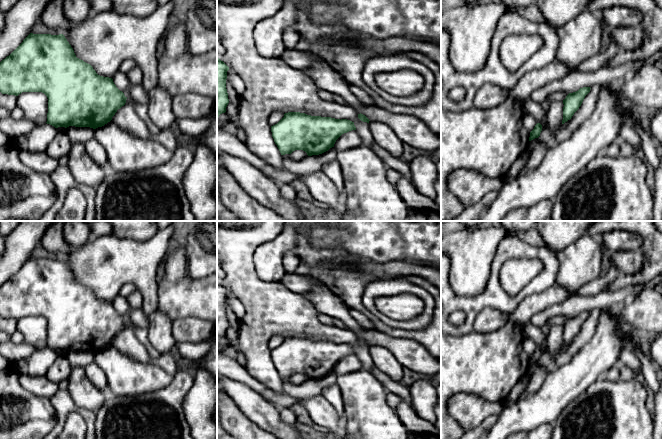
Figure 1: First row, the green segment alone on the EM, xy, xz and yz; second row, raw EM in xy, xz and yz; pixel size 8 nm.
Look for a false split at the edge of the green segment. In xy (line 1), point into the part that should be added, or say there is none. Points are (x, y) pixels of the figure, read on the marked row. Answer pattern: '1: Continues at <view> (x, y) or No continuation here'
1: No continuation here

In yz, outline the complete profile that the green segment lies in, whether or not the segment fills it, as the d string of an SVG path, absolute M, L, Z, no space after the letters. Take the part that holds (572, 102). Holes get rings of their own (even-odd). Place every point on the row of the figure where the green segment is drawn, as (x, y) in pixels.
M583 87L576 92L569 93L566 96L566 98L563 100L564 107L562 124L572 118L574 113L581 106L585 96L590 92L590 89L590 87Z

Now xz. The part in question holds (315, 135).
M288 112L275 125L271 126L272 137L281 155L303 150L308 156L319 155L334 147L336 140L344 133L356 130L354 122L347 119L311 116L300 112Z

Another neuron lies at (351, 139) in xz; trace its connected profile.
M356 130L342 134L335 142L336 151L358 147L362 144L361 138Z

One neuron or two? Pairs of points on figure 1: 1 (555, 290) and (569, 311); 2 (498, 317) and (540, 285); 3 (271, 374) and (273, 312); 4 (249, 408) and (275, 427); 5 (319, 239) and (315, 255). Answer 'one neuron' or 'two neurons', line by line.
1: two neurons
2: two neurons
3: one neuron
4: one neuron
5: two neurons

